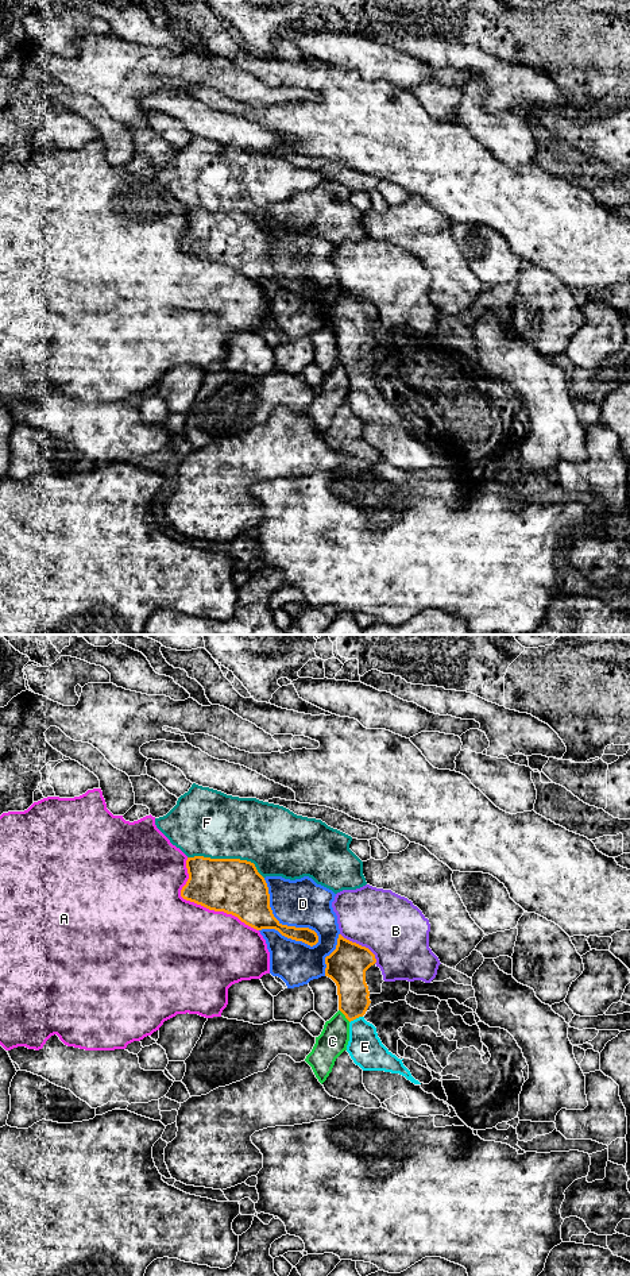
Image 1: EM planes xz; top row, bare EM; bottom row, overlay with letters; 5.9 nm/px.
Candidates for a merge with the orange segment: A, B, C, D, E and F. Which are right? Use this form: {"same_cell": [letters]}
{"same_cell": ["E"]}

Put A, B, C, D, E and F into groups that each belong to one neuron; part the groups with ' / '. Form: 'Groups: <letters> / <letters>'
Groups: A / B / C / D / E / F

